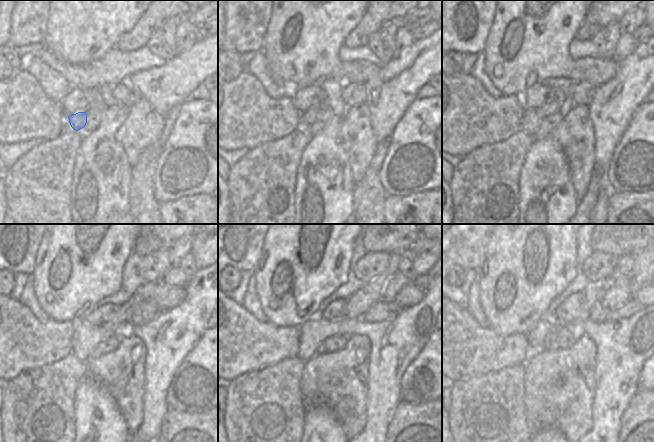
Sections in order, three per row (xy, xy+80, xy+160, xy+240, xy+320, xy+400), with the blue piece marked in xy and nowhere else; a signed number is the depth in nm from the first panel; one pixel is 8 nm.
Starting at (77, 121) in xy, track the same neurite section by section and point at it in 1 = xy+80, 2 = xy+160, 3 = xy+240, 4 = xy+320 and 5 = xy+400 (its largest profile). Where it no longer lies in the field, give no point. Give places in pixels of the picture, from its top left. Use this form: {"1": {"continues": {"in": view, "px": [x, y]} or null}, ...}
{"1": {"continues": {"in": "xy+80", "px": [309, 116]}}, "2": {"continues": {"in": "xy+160", "px": [559, 102]}}, "3": {"continues": {"in": "xy+240", "px": [116, 322]}}, "4": {"continues": {"in": "xy+320", "px": [357, 304]}}, "5": {"continues": {"in": "xy+400", "px": [594, 292]}}}

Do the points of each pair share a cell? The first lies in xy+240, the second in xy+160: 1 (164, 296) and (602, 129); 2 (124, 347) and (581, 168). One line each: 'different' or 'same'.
1: different
2: same

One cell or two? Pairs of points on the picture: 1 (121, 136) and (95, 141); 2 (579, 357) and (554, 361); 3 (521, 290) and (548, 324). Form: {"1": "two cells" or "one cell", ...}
{"1": "two cells", "2": "one cell", "3": "two cells"}

